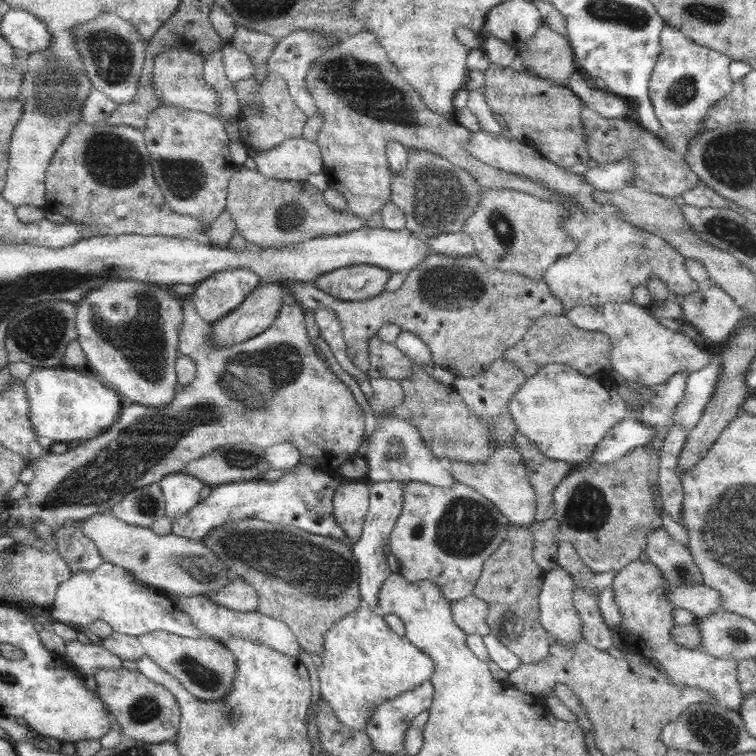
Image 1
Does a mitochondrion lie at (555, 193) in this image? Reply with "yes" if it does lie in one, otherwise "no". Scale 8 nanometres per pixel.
no

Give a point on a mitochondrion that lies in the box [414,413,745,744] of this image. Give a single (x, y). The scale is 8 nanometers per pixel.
(587, 509)

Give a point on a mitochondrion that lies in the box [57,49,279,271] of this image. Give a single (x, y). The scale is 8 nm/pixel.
(113, 160)

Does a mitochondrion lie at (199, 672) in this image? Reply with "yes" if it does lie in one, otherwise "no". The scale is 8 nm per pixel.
yes

